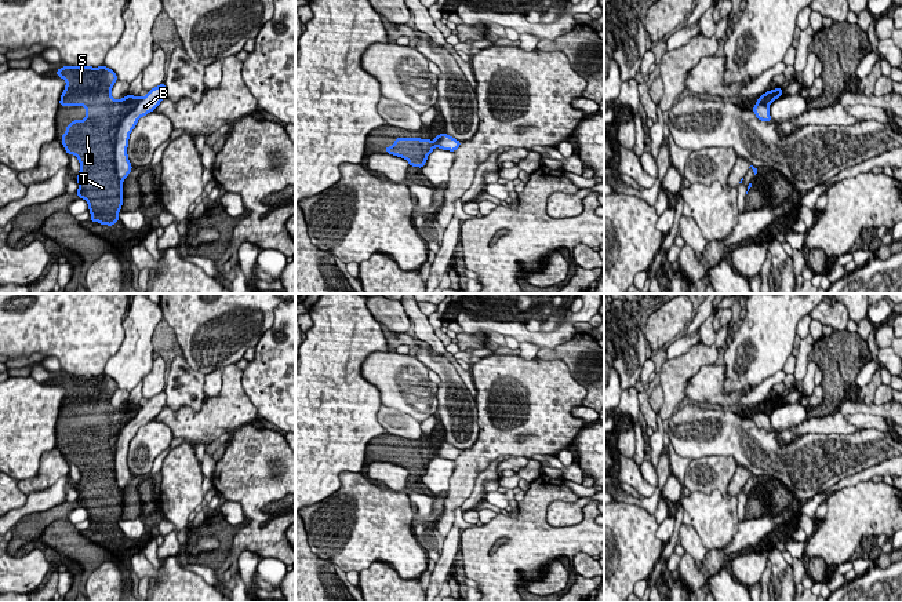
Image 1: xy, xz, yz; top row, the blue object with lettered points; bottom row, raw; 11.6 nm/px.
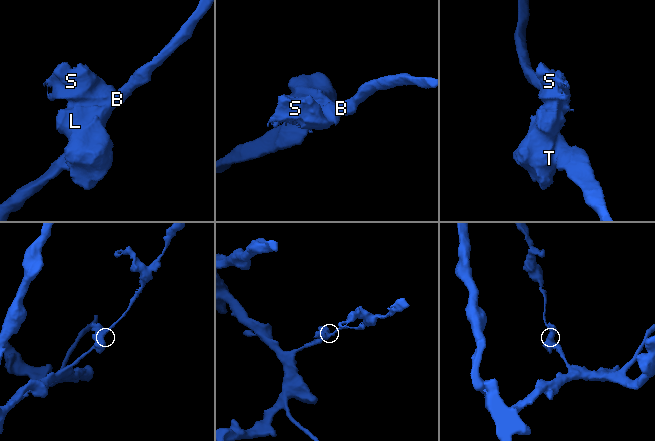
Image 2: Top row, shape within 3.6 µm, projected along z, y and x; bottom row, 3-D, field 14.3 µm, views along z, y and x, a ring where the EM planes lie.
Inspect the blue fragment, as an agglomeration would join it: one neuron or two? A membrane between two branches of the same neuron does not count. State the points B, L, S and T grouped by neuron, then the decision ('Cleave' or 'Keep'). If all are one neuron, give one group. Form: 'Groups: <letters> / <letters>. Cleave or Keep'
Groups: B L S T. Keep

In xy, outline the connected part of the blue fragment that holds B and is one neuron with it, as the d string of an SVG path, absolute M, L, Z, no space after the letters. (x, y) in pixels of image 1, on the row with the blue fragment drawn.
M102 65L63 66L55 74L66 81L59 106L84 106L86 118L72 120L61 136L63 149L80 161L76 197L87 201L90 220L112 227L123 205L123 180L134 168L128 160L130 134L138 120L166 98L164 83L142 98L112 98L117 74Z

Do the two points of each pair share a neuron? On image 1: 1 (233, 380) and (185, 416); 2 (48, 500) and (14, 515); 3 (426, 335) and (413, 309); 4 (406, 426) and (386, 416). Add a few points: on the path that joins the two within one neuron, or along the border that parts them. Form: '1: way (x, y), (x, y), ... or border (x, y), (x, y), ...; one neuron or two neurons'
1: way (229, 394), (206, 418), (199, 418); one neuron
2: way (40, 500), (22, 511); one neuron
3: way (422, 328), (421, 321), (415, 316); one neuron
4: way (402, 424), (391, 419); one neuron

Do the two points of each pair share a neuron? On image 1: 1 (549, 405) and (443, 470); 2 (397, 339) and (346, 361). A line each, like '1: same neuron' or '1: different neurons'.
1: different neurons
2: different neurons

